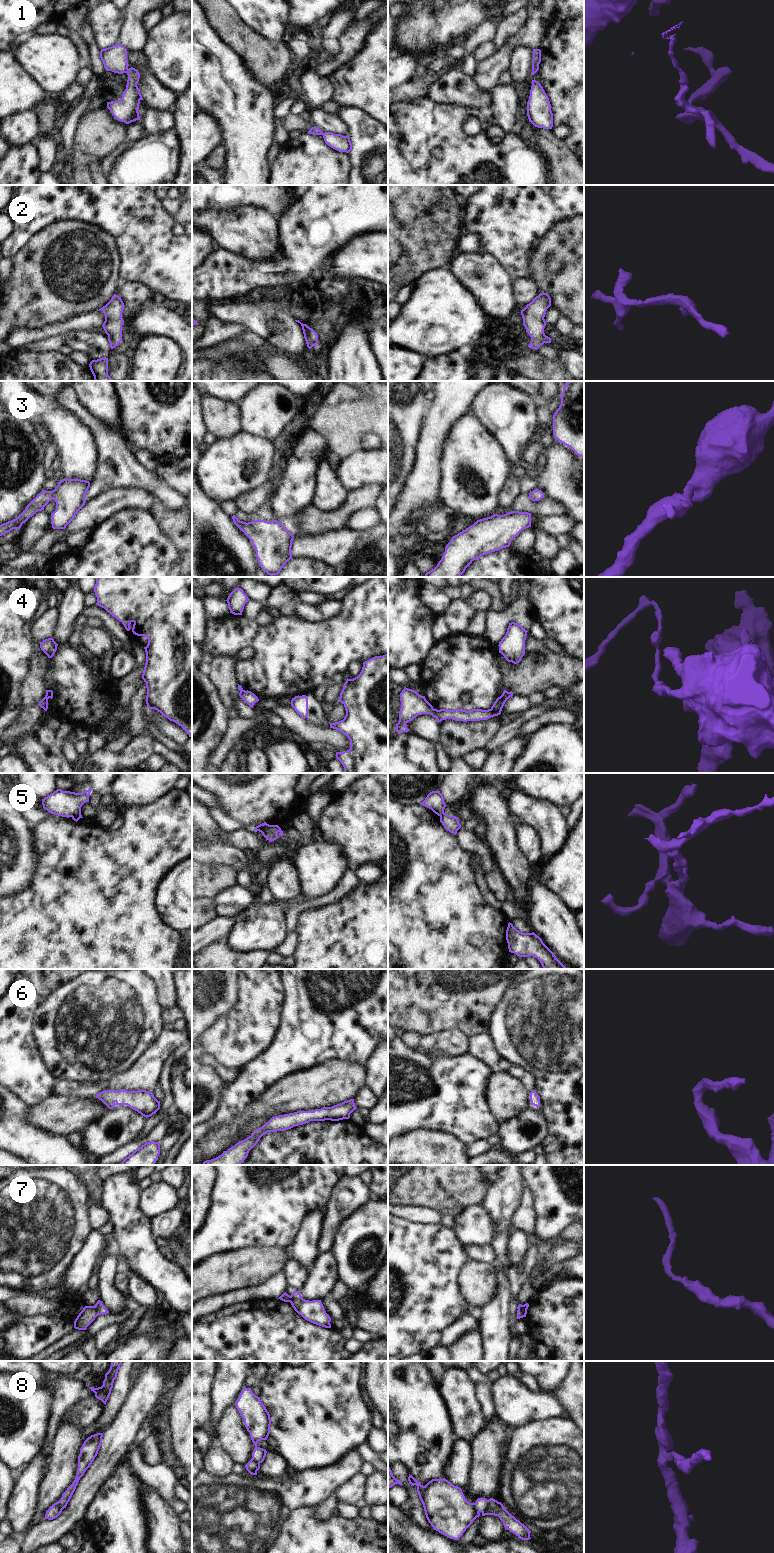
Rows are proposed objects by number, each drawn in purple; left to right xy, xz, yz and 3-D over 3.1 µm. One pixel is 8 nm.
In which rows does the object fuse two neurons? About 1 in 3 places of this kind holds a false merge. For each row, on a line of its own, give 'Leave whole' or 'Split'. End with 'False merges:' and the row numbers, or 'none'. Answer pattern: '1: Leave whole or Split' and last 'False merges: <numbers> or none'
1: Split
2: Leave whole
3: Leave whole
4: Split
5: Split
6: Leave whole
7: Split
8: Split
False merges: 1, 4, 5, 7, 8.

